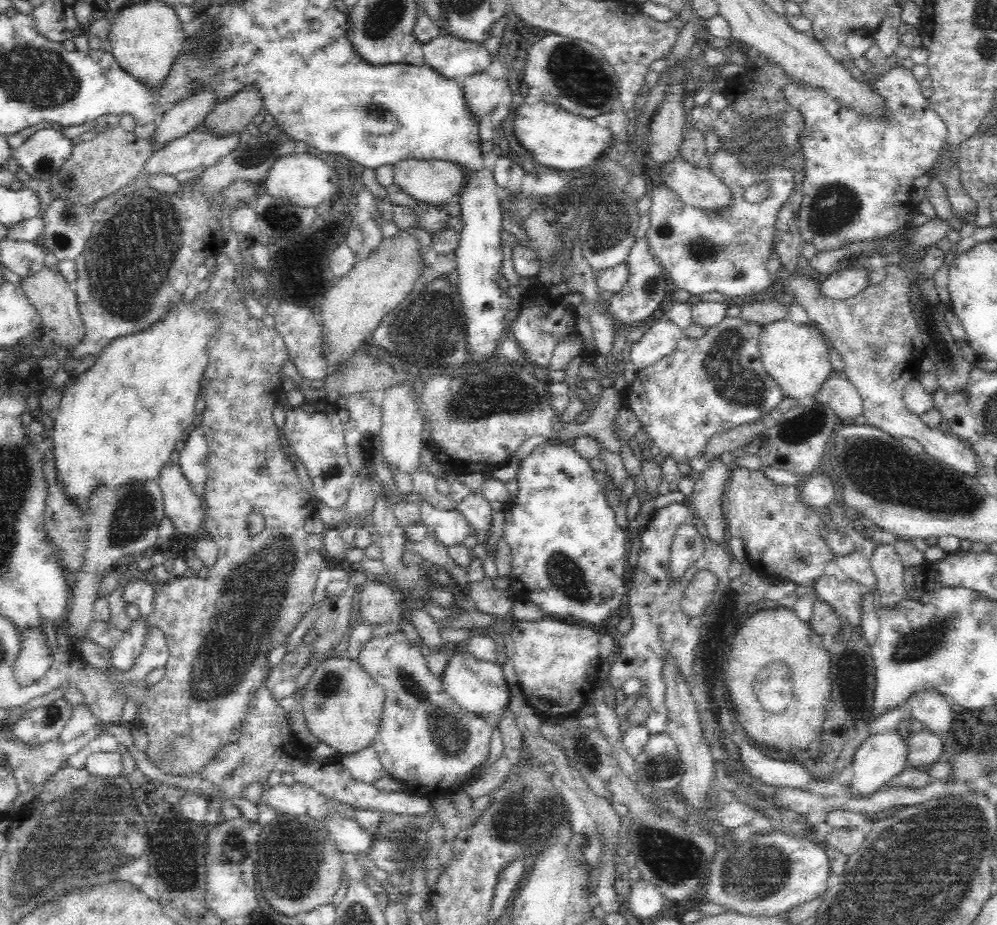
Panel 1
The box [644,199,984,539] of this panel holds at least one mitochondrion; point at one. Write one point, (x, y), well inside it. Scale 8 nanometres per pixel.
(889, 477)

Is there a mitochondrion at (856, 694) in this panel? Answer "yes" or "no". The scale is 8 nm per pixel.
no

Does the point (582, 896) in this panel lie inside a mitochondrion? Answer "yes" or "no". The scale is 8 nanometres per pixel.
no

